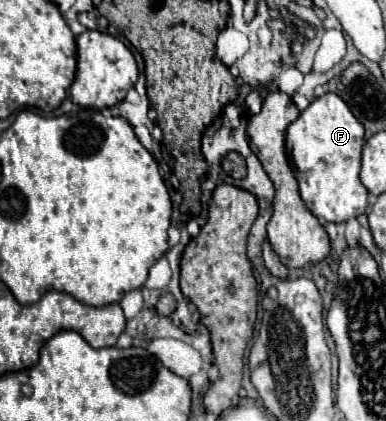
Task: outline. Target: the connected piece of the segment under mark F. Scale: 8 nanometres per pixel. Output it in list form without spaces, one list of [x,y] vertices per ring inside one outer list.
[[[325,93],[323,97],[315,99],[287,127],[285,141],[291,145],[301,197],[315,217],[331,223],[343,223],[365,213],[369,191],[359,181],[365,129],[343,99],[339,99],[339,95]]]

